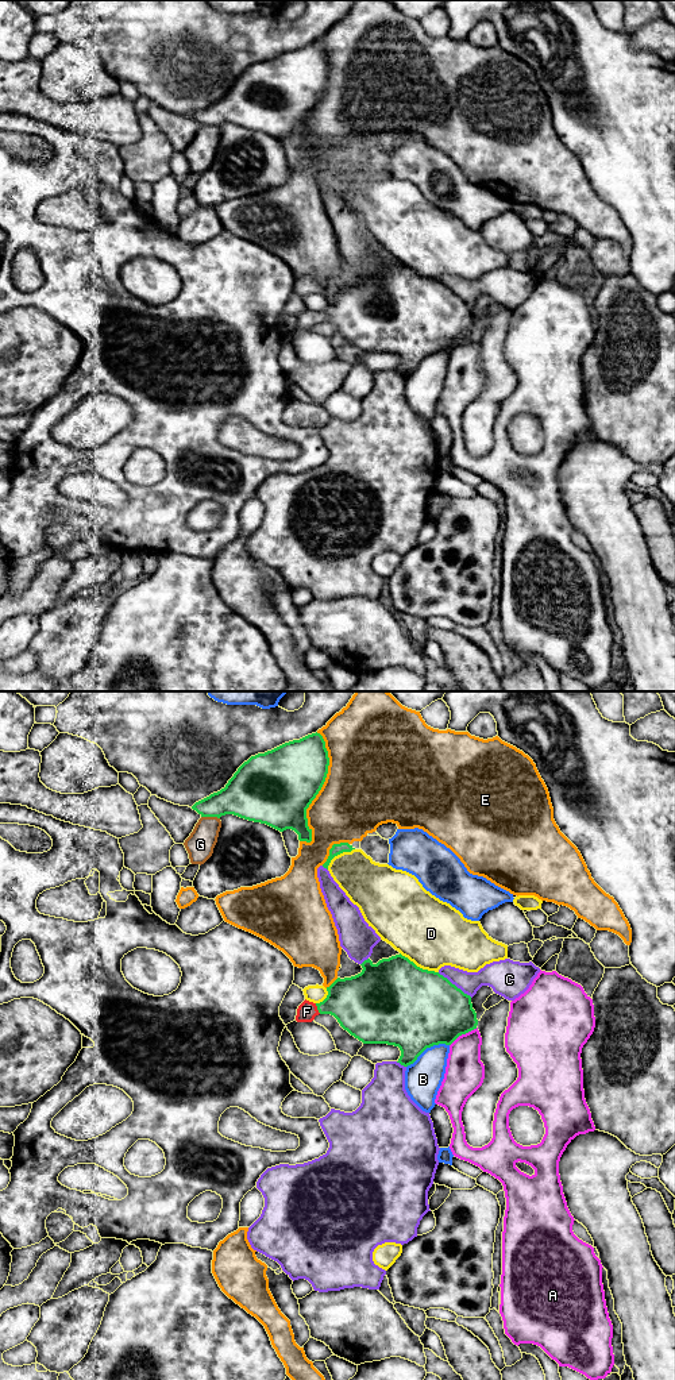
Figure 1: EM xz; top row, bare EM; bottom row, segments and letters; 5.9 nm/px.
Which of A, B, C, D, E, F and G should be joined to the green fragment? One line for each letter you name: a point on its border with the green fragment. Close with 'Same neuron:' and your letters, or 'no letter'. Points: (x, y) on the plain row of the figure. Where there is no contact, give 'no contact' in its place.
F: contact xz (317, 317)
Same neuron: F

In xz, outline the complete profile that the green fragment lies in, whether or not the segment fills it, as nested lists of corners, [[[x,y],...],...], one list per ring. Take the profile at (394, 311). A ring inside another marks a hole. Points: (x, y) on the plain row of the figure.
[[[401,262],[377,273],[367,267],[360,274],[360,282],[338,286],[327,296],[328,304],[323,311],[305,308],[297,317],[296,329],[312,331],[319,323],[331,323],[363,352],[398,355],[401,365],[397,371],[404,375],[413,373],[427,356],[451,354],[459,344],[477,338],[471,305],[439,281],[423,278]]]

